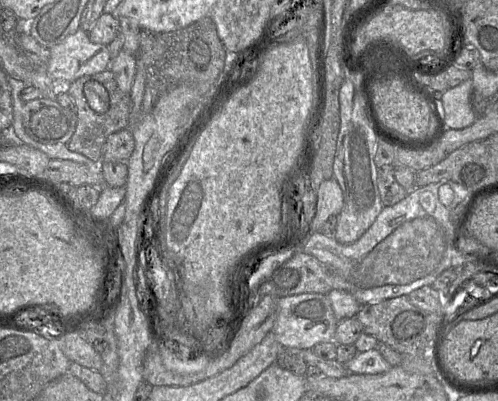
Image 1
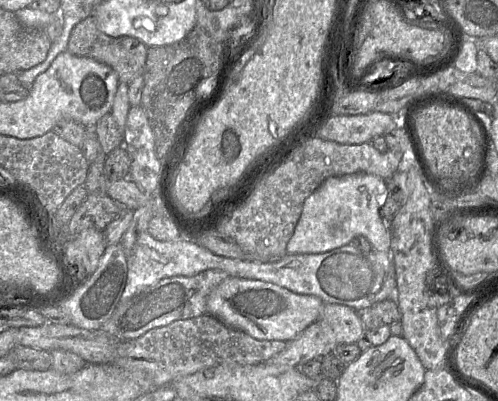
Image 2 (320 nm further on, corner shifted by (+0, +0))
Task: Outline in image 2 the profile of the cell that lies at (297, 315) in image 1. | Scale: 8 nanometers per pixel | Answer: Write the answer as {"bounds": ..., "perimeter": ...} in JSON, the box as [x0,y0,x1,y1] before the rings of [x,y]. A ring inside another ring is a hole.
{"bounds":[206,276,324,341],"perimeter":[[[229,276],[207,296],[206,314],[212,314],[226,326],[240,330],[258,340],[292,341],[320,318],[324,302],[314,295],[294,293],[284,287],[261,280]]]}

